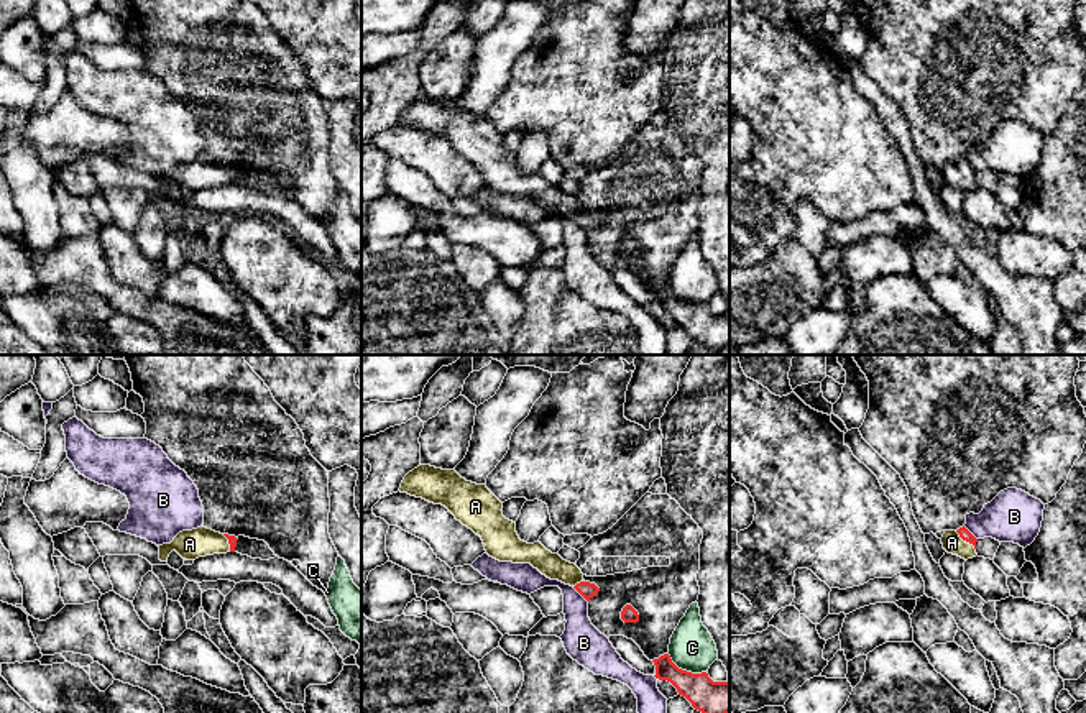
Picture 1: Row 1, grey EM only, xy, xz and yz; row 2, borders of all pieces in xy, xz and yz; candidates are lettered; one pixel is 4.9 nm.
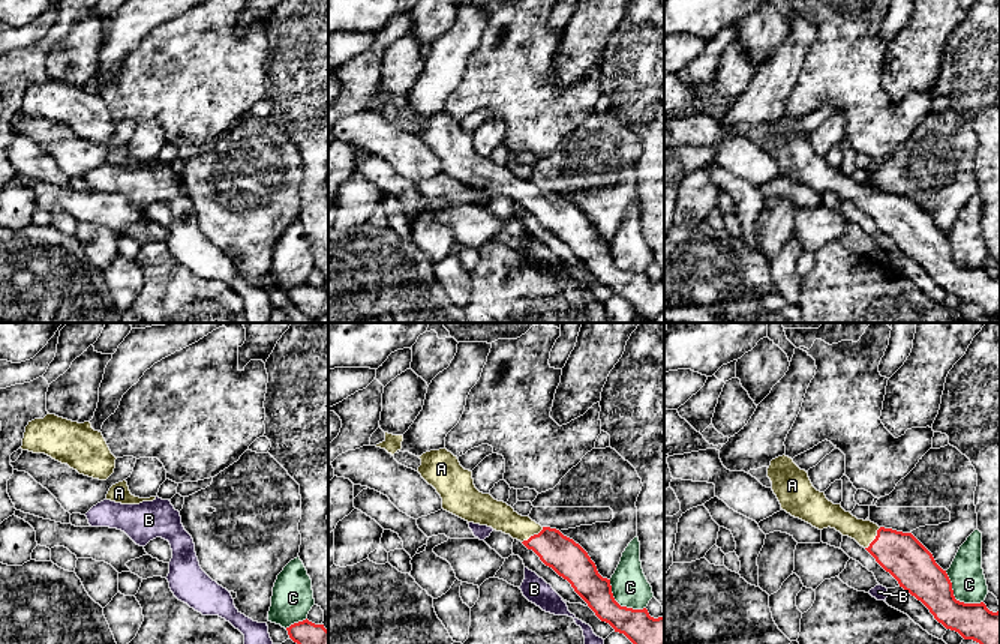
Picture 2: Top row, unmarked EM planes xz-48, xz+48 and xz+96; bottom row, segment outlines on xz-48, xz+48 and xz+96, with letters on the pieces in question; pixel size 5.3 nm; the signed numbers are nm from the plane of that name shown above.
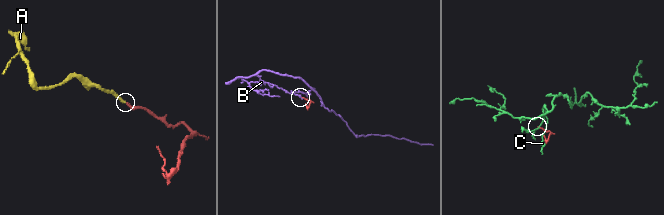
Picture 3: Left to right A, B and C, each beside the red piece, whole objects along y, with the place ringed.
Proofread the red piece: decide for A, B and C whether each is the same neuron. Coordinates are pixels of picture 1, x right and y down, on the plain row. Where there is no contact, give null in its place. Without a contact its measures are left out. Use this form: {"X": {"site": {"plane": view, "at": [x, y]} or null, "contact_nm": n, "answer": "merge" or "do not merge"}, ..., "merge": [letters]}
{"A": {"site": {"plane": "yz", "at": [966, 173]}, "contact_nm": 140, "answer": "merge"}, "B": {"site": {"plane": "xz", "at": [580, 225]}, "contact_nm": 110, "answer": "do not merge"}, "C": {"site": {"plane": "xz", "at": [685, 303]}, "contact_nm": 220, "answer": "do not merge"}, "merge": ["A"]}

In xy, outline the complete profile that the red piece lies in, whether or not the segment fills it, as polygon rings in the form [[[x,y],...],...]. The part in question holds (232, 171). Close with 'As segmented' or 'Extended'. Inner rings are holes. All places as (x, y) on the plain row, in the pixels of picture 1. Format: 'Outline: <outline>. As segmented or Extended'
Outline: [[[204,158],[179,164],[171,176],[159,179],[159,192],[168,194],[168,189],[176,182],[184,192],[196,192],[199,189],[235,184],[237,169],[220,166]]]. Extended

